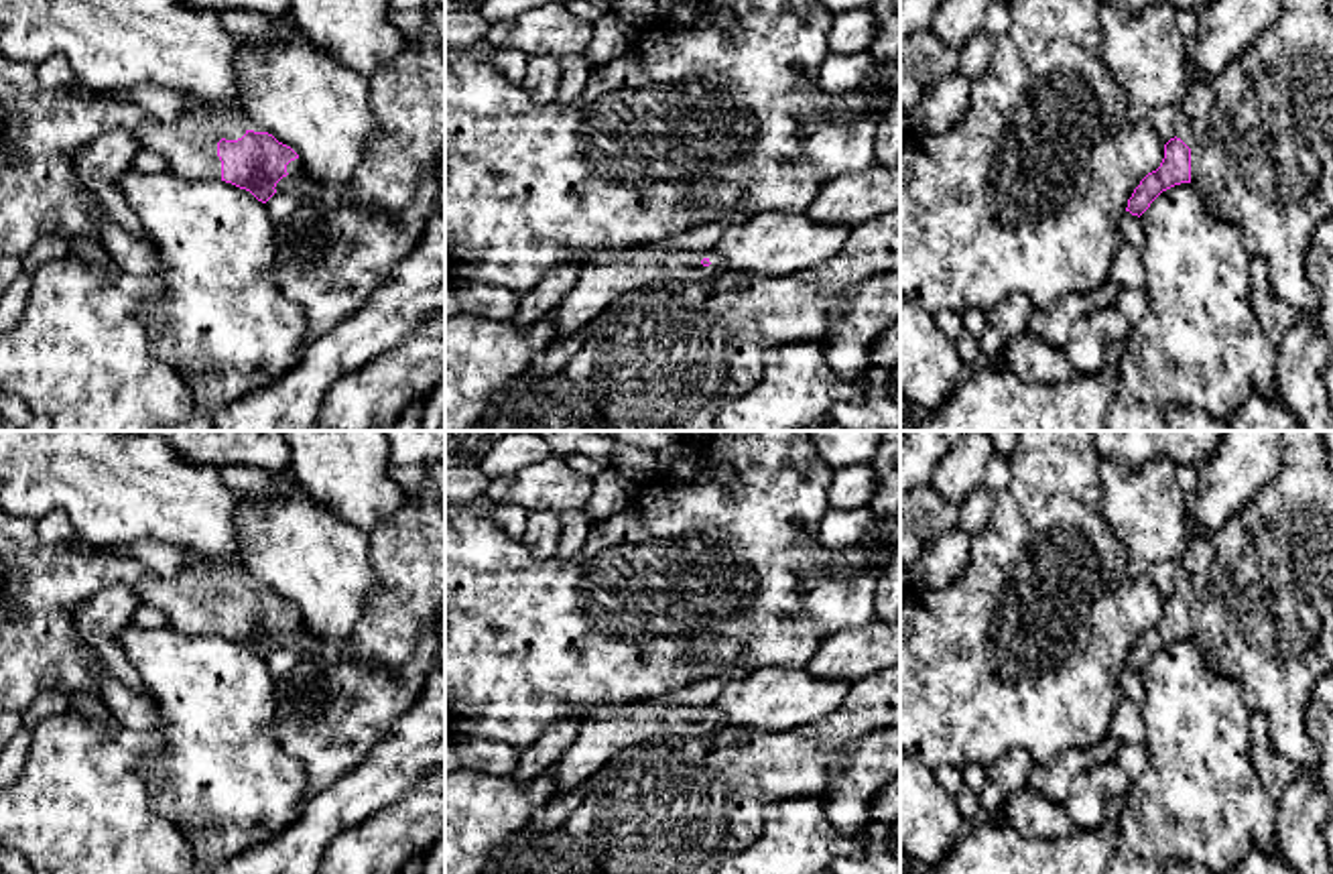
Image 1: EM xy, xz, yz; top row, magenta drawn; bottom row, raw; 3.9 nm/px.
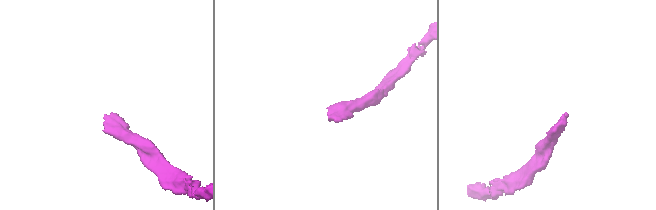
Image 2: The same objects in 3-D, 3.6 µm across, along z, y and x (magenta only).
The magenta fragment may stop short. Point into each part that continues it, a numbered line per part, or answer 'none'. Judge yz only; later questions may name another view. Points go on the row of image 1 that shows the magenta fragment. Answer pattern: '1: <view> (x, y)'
1: yz (1191, 116)

